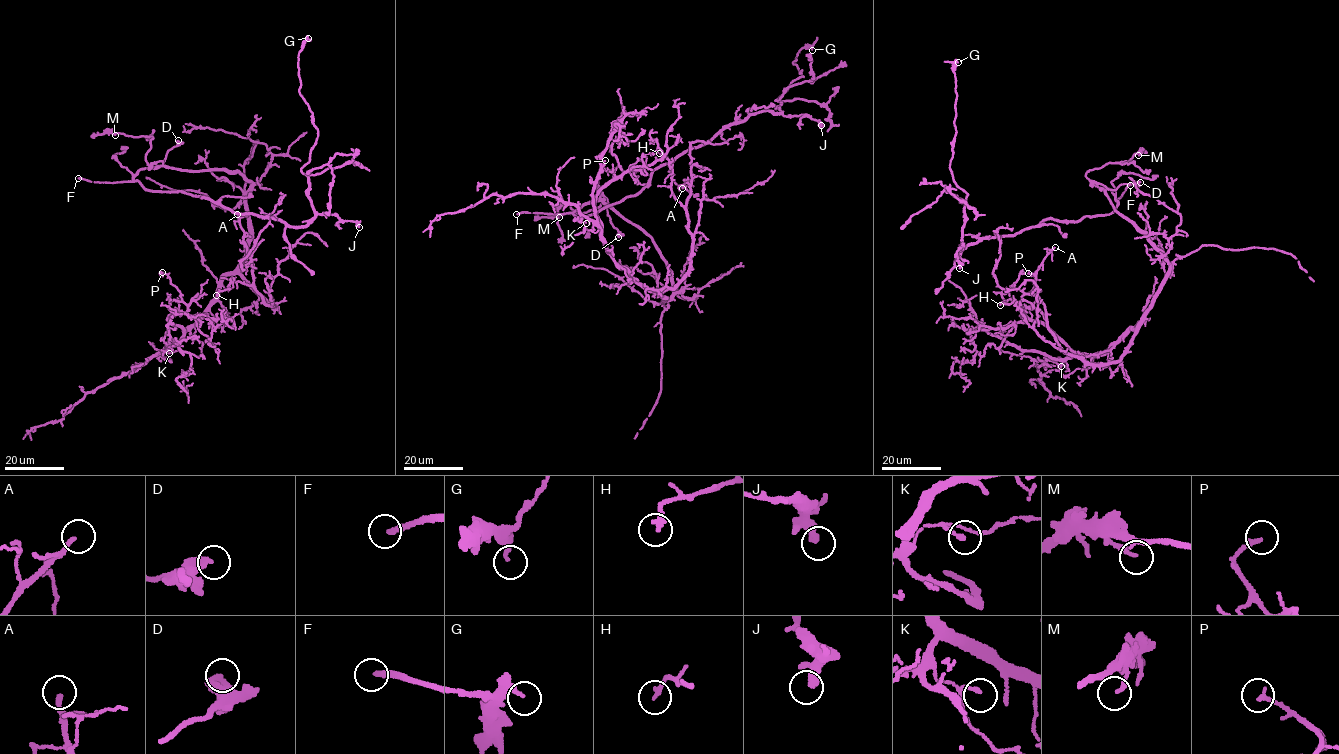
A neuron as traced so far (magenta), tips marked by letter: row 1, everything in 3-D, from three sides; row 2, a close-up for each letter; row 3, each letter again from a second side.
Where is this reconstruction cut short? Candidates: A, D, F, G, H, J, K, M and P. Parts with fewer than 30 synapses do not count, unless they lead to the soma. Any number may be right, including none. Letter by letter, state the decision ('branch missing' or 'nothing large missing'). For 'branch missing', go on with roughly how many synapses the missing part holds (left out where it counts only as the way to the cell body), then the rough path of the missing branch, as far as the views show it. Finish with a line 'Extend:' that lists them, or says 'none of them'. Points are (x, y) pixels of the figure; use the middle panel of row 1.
A: branch missing; 35 synapses; course (682, 188), (722, 198), (764, 175), (760, 184)
D: nothing large missing
F: branch missing; 140 synapses
G: nothing large missing
H: nothing large missing
J: nothing large missing
K: nothing large missing
M: nothing large missing
P: nothing large missing
Extend: A, F

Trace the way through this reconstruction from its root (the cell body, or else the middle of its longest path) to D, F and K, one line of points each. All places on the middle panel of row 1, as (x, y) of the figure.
D: (613, 210), (598, 190), (606, 199), (607, 215), (618, 237)
F: (613, 210), (597, 200), (568, 213), (516, 214)
K: (613, 210), (642, 228), (664, 261), (673, 291), (663, 302), (613, 260), (600, 227), (580, 215), (586, 223)

